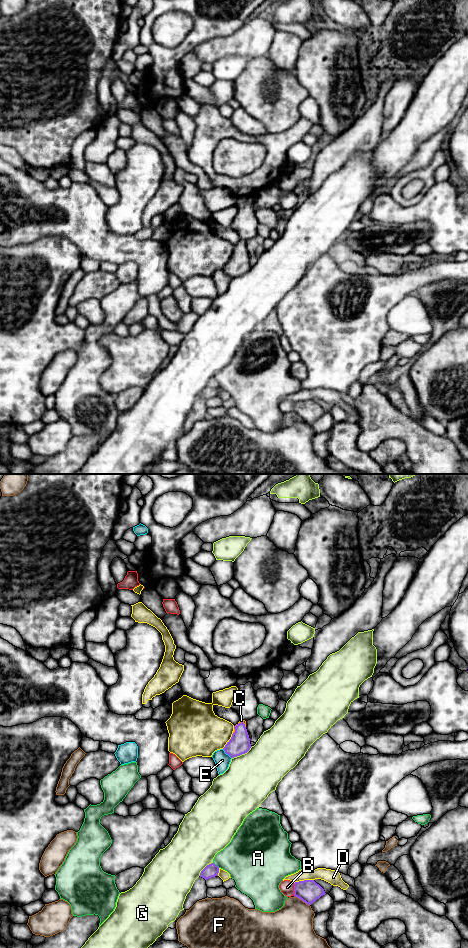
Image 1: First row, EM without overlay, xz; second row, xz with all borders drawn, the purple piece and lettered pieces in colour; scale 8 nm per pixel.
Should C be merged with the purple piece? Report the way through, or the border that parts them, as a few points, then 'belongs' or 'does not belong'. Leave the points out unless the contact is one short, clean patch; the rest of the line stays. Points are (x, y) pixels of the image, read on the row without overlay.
belongs

